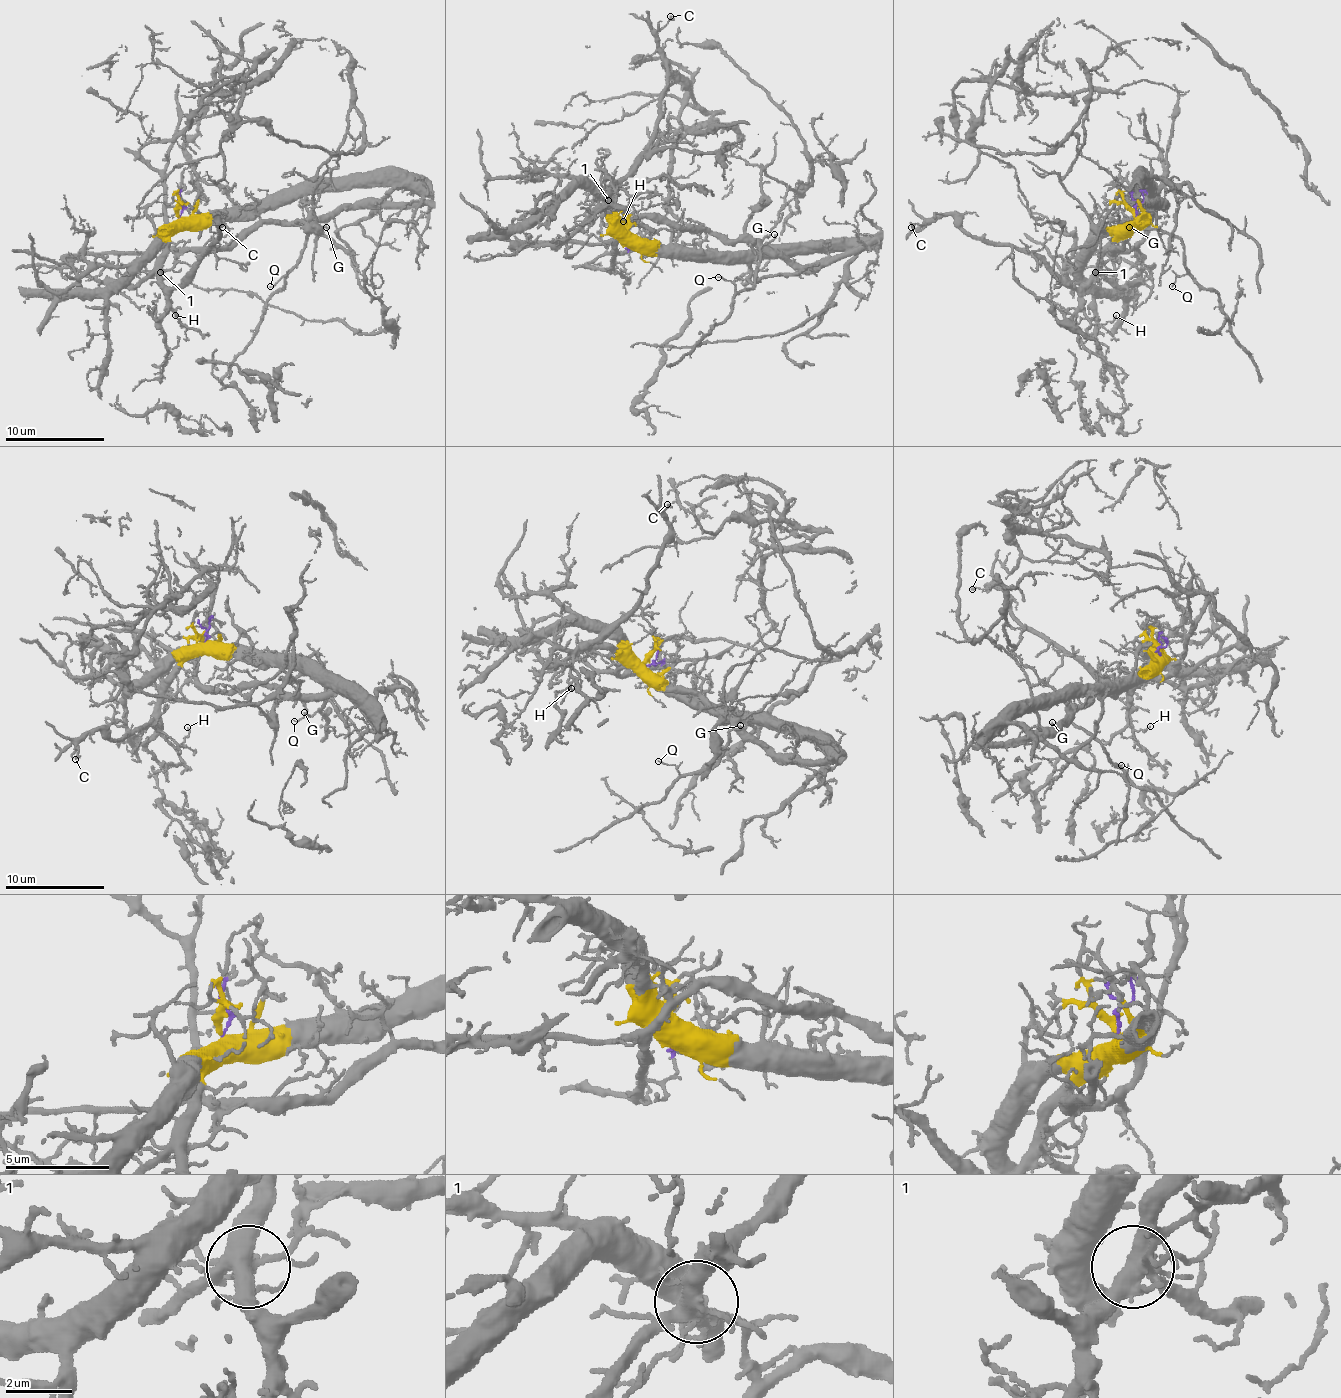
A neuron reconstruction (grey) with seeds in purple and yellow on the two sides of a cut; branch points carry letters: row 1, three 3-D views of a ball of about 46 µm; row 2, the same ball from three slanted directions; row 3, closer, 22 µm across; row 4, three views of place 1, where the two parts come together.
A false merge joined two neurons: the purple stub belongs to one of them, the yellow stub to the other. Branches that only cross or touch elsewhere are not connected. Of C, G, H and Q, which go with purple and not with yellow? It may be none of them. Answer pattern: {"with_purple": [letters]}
{"with_purple": ["G", "Q"]}

